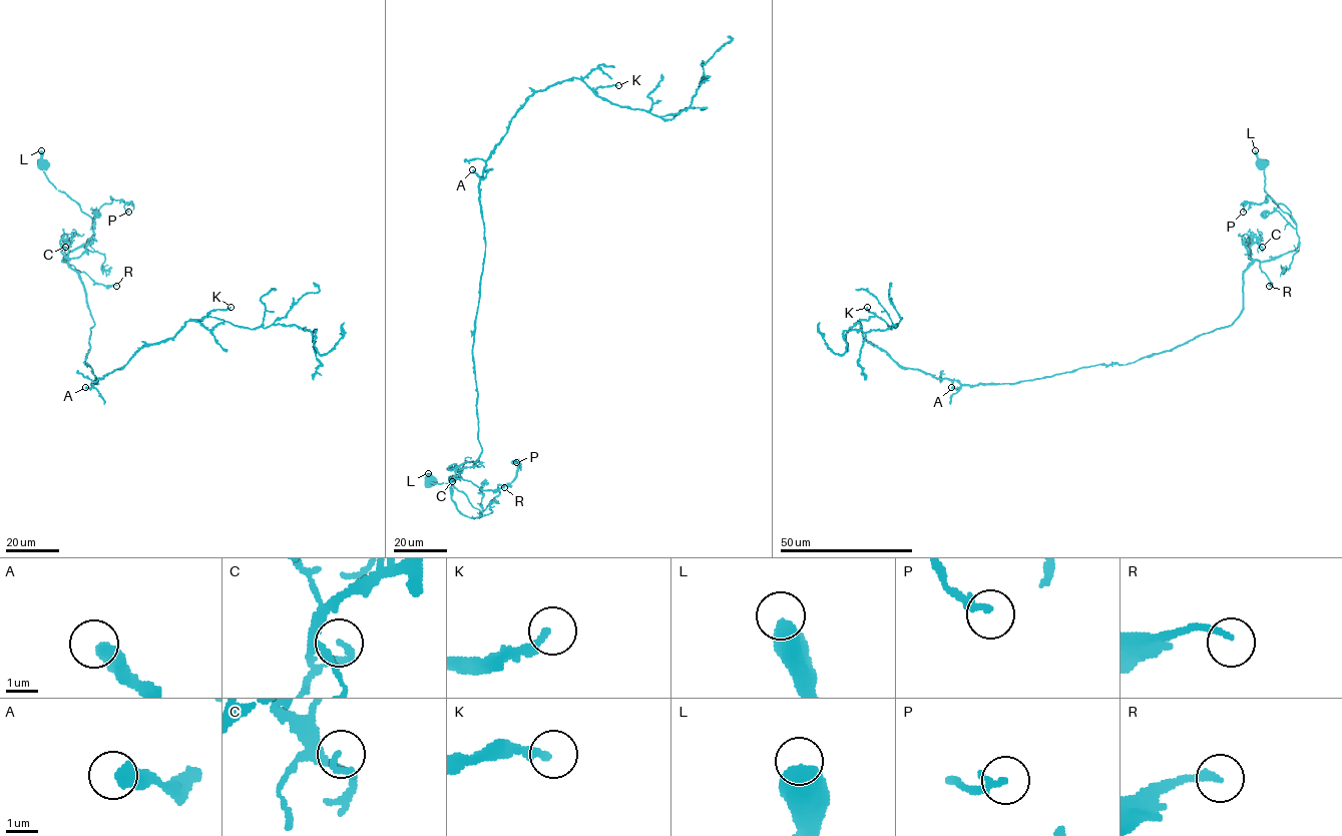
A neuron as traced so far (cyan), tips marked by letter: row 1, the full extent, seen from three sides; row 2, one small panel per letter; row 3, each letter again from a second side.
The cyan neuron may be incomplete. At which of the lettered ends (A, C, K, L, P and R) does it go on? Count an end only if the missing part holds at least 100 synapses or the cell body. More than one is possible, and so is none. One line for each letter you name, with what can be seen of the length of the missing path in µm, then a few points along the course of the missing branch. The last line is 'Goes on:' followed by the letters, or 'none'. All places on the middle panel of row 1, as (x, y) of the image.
Goes on: none

